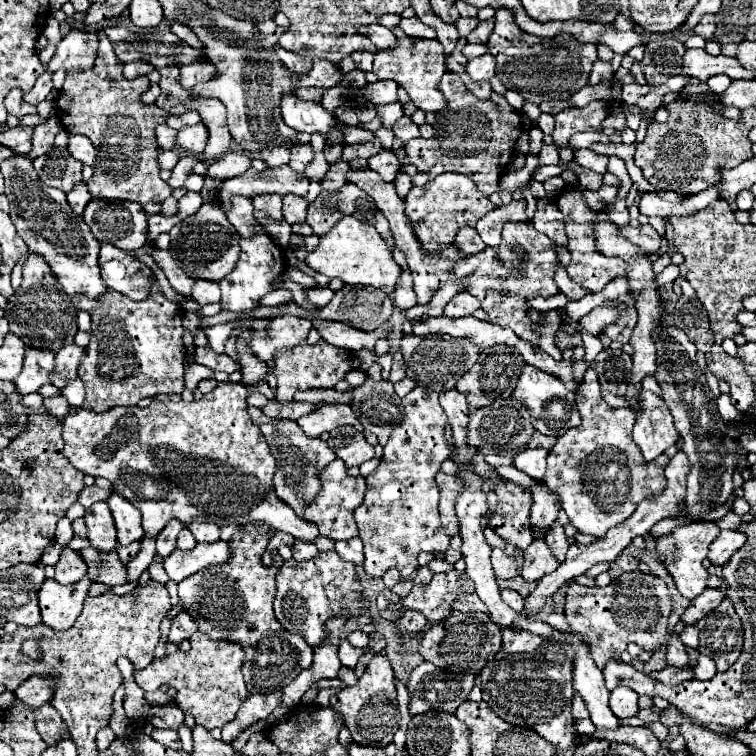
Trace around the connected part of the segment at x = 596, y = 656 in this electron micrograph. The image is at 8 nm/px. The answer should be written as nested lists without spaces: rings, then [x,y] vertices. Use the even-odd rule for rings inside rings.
[[[642,571],[624,573],[618,579],[612,579],[608,587],[584,587],[572,583],[564,601],[568,623],[574,631],[590,639],[592,659],[600,669],[604,669],[610,659],[618,659],[618,655],[626,651],[628,643],[638,643],[648,653],[660,651],[668,633],[670,609],[666,583]]]

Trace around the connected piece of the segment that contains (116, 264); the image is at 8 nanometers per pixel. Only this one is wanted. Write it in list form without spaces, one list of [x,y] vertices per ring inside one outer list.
[[[110,243],[100,247],[100,271],[106,287],[134,301],[144,299],[152,285],[152,271]]]

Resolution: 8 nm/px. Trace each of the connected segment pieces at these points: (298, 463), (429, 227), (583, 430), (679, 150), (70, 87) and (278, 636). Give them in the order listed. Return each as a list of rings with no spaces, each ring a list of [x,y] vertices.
[[[248,407],[248,413],[250,413],[252,421],[264,433],[266,443],[268,443],[268,447],[270,447],[274,459],[276,459],[276,473],[274,473],[274,489],[276,489],[276,495],[284,503],[288,503],[300,515],[304,503],[308,503],[320,491],[318,471],[322,471],[332,459],[336,459],[336,455],[332,453],[332,449],[328,447],[326,441],[306,437],[300,431],[300,427],[298,427],[296,421],[270,419],[258,407]]]
[[[442,173],[434,181],[428,181],[424,187],[414,187],[406,197],[406,215],[412,223],[414,235],[424,247],[424,253],[434,255],[440,253],[446,245],[450,245],[456,233],[466,225],[474,227],[486,213],[490,213],[494,205],[486,195],[478,191],[478,187],[466,175],[458,173]]]
[[[594,367],[586,371],[576,391],[582,425],[558,437],[558,443],[550,449],[544,483],[560,497],[562,509],[580,533],[604,537],[610,527],[626,521],[640,501],[652,499],[666,487],[664,467],[668,459],[660,455],[652,463],[644,461],[638,445],[632,441],[636,417],[628,407],[614,409],[604,403]]]
[[[678,97],[672,103],[666,105],[670,117],[666,123],[658,123],[654,121],[652,125],[648,125],[648,133],[646,139],[642,143],[636,145],[636,165],[642,169],[644,179],[654,185],[656,189],[662,191],[676,191],[682,195],[694,195],[700,193],[708,187],[714,187],[720,181],[720,169],[732,169],[738,167],[742,161],[752,157],[752,143],[746,137],[744,131],[738,129],[738,121],[734,119],[726,119],[718,109],[706,105],[706,103],[694,103],[688,97]]]
[[[100,31],[98,37],[100,37],[100,49],[98,49],[98,57],[96,57],[94,67],[88,71],[68,71],[66,73],[64,85],[62,85],[58,101],[56,101],[58,103],[58,117],[68,133],[80,133],[80,135],[88,137],[98,151],[94,175],[86,183],[90,195],[94,199],[108,199],[108,201],[136,201],[144,207],[144,211],[148,215],[154,215],[154,213],[160,213],[160,203],[172,195],[170,185],[166,181],[162,181],[158,175],[160,173],[160,165],[158,165],[160,147],[156,145],[156,135],[154,135],[156,125],[166,123],[168,113],[156,105],[144,105],[140,101],[142,93],[148,91],[150,81],[146,77],[126,81],[122,75],[124,65],[116,59],[112,43],[106,39],[104,31]]]
[[[240,527],[228,543],[232,543],[232,559],[220,567],[208,567],[178,583],[178,597],[184,611],[196,619],[198,631],[210,639],[240,643],[244,649],[244,679],[248,693],[282,691],[300,671],[312,663],[310,645],[298,635],[290,635],[272,611],[276,573],[282,567],[278,551],[272,551],[272,563],[264,565],[262,555],[270,541],[270,527]]]

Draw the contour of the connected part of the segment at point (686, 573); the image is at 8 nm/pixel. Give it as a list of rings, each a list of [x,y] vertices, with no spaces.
[[[700,521],[700,523],[690,523],[690,525],[680,525],[676,527],[672,533],[662,535],[656,539],[656,557],[658,561],[668,569],[668,573],[672,575],[676,589],[688,599],[696,599],[704,589],[706,589],[706,579],[708,579],[708,571],[702,567],[702,559],[706,559],[708,547],[710,543],[718,537],[720,529],[716,527],[716,523],[710,521]]]

